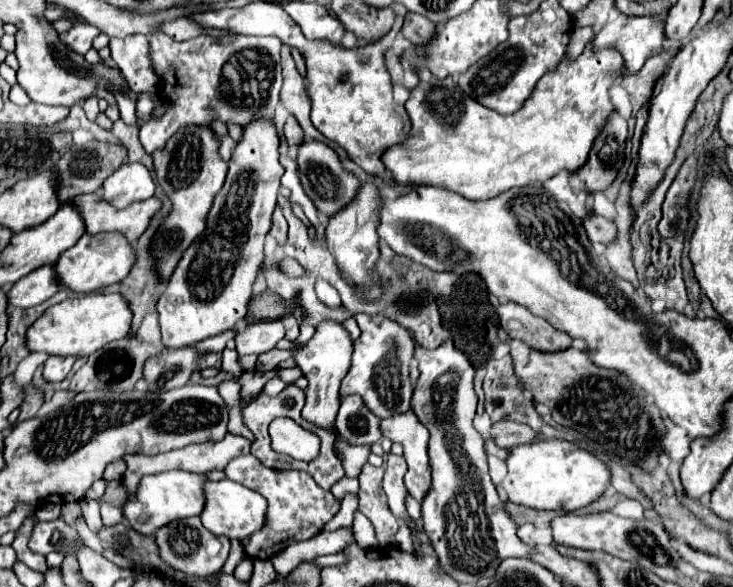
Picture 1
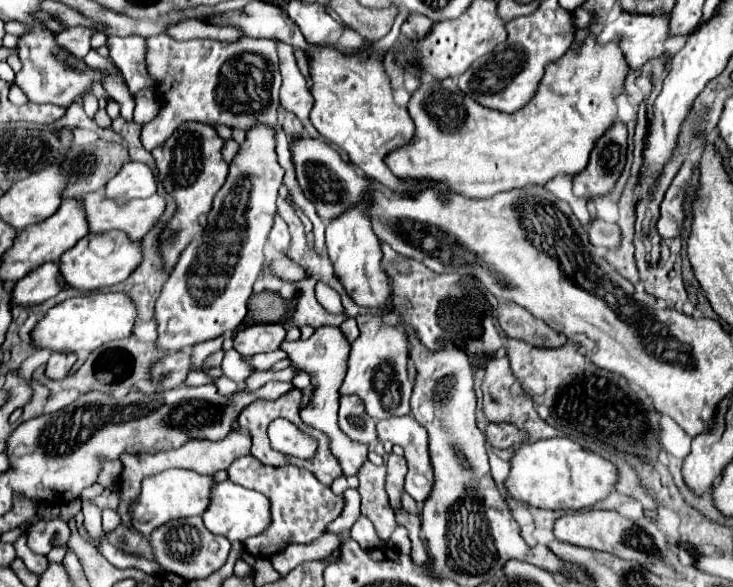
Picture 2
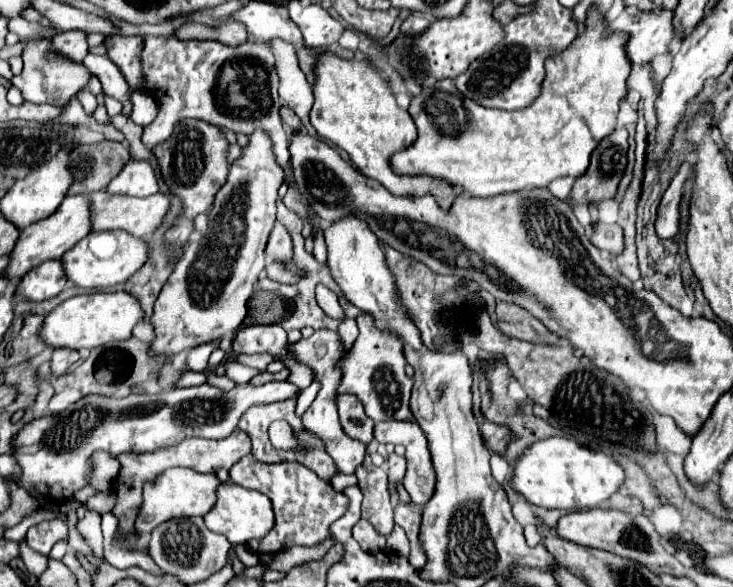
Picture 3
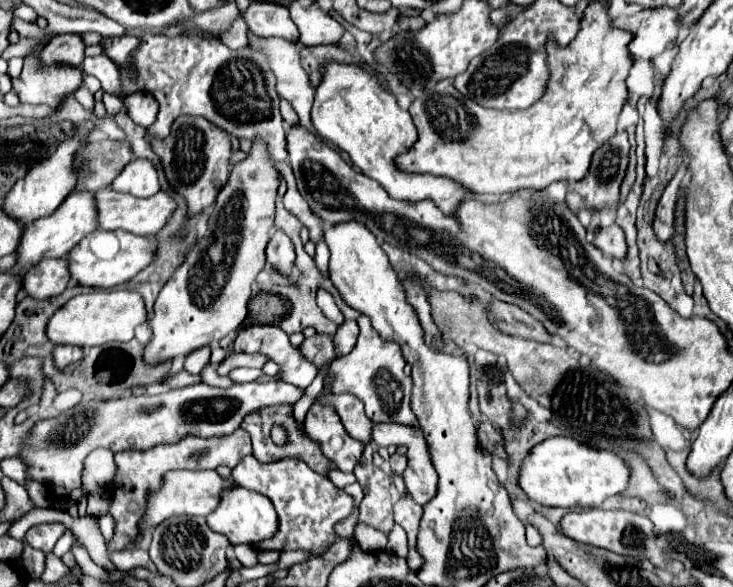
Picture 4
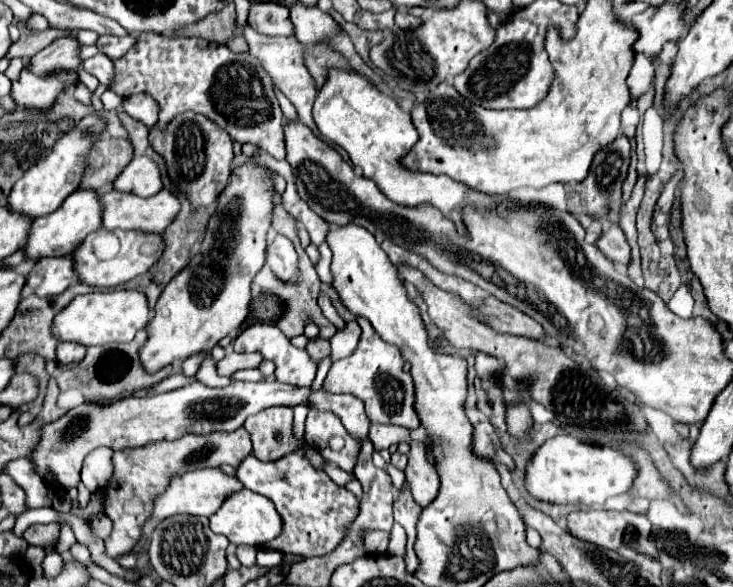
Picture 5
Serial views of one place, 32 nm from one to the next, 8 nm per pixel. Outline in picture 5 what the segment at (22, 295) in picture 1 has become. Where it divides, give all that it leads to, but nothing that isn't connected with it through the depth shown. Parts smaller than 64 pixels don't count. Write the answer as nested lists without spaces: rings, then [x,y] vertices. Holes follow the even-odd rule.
[[[42,258],[26,276],[26,286],[40,298],[56,296],[64,292],[70,282],[78,282],[72,272],[72,258]]]

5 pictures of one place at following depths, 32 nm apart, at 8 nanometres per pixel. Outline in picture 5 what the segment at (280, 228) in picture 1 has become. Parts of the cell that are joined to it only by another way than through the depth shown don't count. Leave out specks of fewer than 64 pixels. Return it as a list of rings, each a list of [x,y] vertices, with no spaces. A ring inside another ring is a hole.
[[[276,234],[274,242],[268,248],[268,266],[272,268],[274,276],[284,282],[294,282],[298,276],[296,262],[298,262],[298,256],[292,242],[286,236]]]

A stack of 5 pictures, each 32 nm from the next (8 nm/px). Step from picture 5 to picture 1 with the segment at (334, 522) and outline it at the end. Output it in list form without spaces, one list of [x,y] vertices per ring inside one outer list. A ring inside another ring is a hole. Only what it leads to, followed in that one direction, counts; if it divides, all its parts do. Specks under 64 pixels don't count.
[[[252,454],[230,460],[230,464],[224,468],[224,472],[226,472],[226,478],[238,480],[242,486],[262,494],[268,502],[266,524],[258,532],[254,532],[254,536],[248,536],[246,540],[242,540],[246,556],[250,556],[254,560],[256,558],[268,560],[268,558],[276,556],[278,552],[282,552],[284,548],[288,548],[290,544],[316,536],[322,530],[322,526],[340,508],[340,502],[330,492],[316,486],[316,482],[310,478],[310,474],[298,472],[298,470],[290,470],[290,472],[270,470],[270,468],[262,466]]]

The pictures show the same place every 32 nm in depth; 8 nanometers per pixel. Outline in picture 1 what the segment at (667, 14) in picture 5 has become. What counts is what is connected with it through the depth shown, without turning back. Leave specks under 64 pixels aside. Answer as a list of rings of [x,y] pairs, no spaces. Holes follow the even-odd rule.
[[[618,16],[614,22],[608,22],[594,38],[592,48],[594,52],[600,50],[616,50],[624,58],[624,68],[622,68],[622,78],[636,74],[648,54],[656,48],[662,50],[664,42],[664,24],[656,24],[648,16]]]

